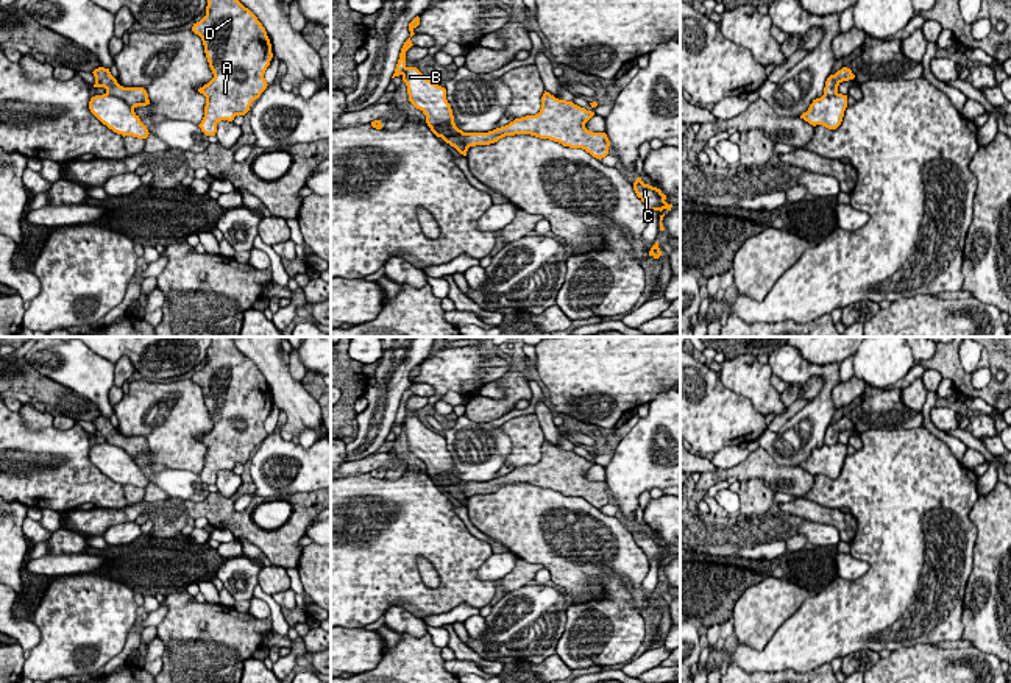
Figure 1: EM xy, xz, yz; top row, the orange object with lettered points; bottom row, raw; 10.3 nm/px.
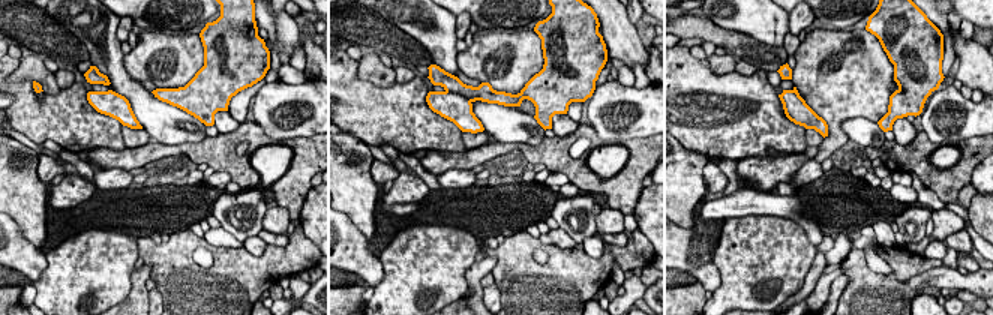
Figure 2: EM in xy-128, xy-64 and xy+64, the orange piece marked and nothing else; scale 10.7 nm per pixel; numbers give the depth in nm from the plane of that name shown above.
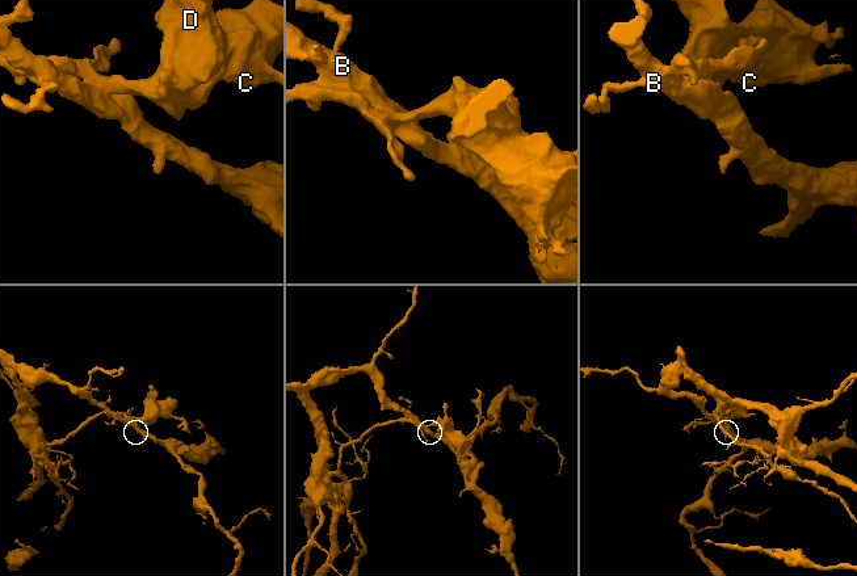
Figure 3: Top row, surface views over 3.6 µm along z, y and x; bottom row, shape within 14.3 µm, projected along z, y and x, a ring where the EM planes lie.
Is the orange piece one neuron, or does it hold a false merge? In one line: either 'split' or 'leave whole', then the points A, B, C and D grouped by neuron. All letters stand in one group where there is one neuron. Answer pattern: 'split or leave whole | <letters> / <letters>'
split | A C D / B

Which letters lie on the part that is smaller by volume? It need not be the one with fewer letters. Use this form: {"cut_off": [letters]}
{"cut_off": ["A", "C", "D"]}

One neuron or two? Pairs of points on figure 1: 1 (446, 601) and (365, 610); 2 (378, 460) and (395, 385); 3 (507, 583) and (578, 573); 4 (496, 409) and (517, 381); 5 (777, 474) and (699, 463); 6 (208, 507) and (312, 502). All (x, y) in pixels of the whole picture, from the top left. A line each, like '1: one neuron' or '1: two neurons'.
1: one neuron
2: two neurons
3: two neurons
4: one neuron
5: two neurons
6: one neuron

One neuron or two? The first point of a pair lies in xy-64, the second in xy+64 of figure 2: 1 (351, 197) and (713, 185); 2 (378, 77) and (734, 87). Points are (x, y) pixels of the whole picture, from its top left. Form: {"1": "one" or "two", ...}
{"1": "two", "2": "two"}

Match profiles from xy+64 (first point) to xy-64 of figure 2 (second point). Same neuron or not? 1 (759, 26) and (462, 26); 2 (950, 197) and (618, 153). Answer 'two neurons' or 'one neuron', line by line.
1: two neurons
2: two neurons

